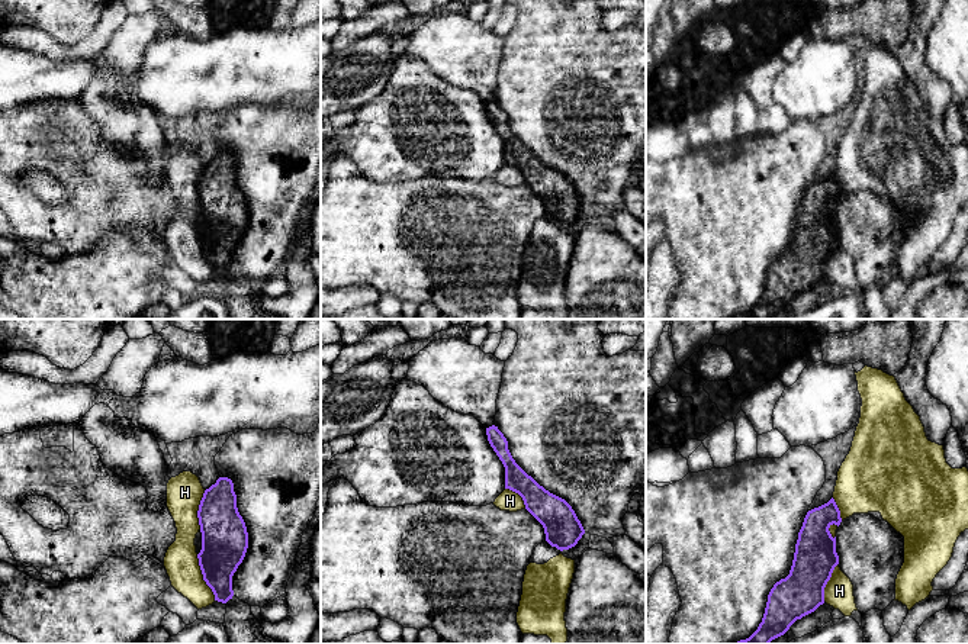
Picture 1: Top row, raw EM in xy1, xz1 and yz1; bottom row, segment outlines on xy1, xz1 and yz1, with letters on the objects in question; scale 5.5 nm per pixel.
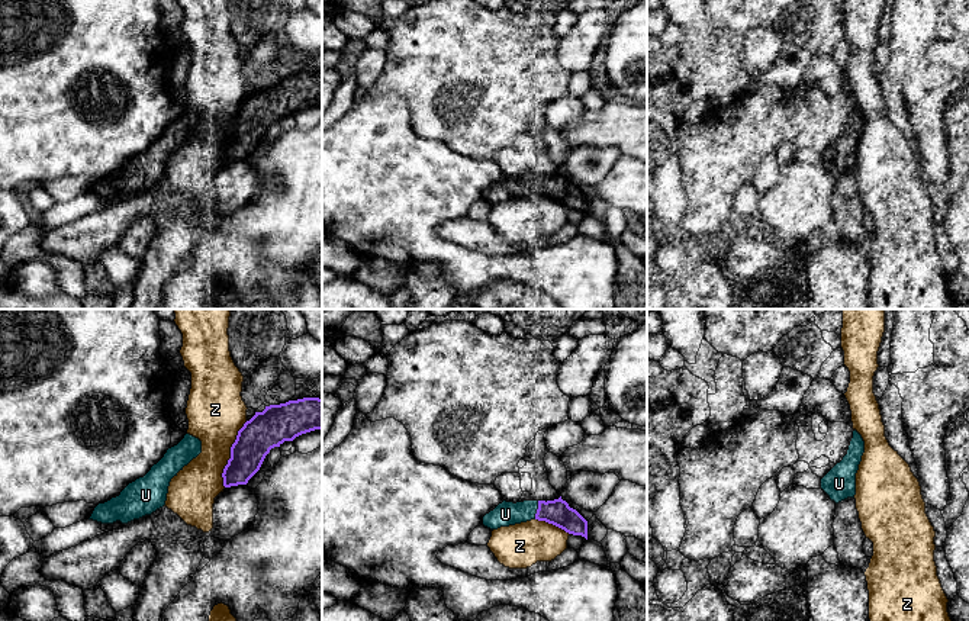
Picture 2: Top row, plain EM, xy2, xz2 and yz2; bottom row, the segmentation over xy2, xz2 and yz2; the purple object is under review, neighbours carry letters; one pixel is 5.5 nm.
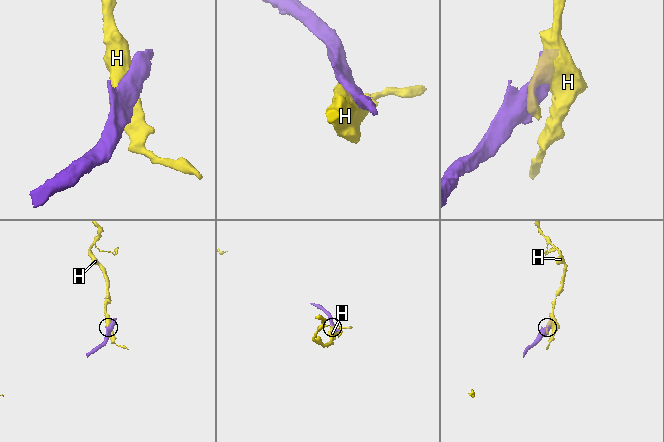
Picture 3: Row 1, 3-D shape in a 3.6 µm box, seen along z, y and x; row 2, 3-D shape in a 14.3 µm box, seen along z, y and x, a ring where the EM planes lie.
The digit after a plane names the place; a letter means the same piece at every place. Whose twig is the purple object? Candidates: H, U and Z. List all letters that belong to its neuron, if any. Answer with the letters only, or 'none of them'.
U

